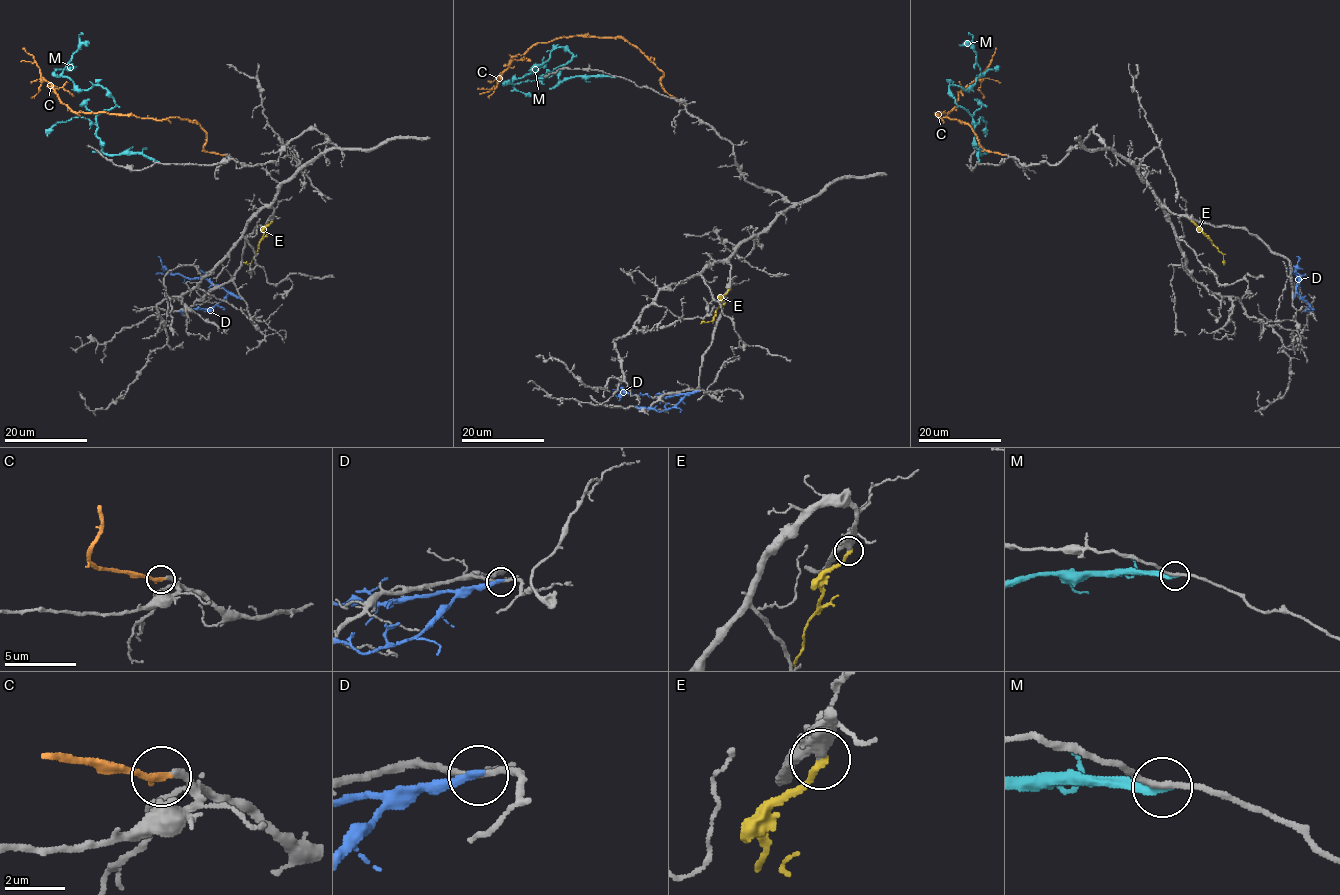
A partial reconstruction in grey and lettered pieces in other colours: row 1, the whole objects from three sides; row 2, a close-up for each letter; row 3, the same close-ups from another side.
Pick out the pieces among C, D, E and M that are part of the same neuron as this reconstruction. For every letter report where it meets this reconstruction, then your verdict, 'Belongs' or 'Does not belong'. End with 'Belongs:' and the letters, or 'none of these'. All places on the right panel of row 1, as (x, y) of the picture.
C: Touches grey at (1005, 155). Belongs
D: Touches grey at (1293, 299). Does not belong
E: Touches grey at (1192, 220). Does not belong
M: Touches grey at (979, 162). Does not belong
Belongs: C

